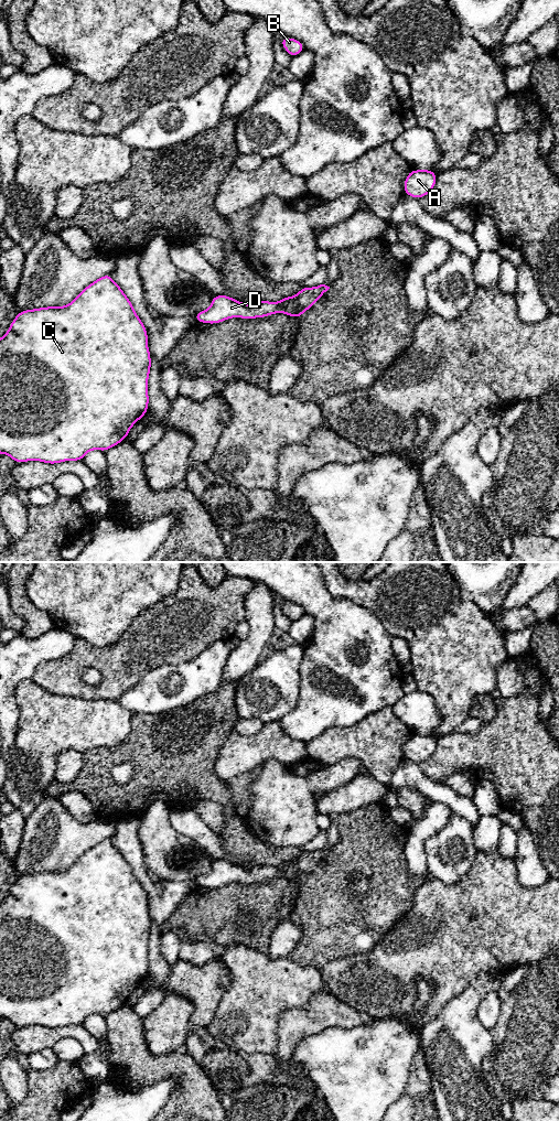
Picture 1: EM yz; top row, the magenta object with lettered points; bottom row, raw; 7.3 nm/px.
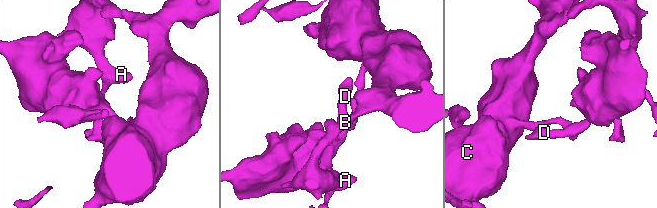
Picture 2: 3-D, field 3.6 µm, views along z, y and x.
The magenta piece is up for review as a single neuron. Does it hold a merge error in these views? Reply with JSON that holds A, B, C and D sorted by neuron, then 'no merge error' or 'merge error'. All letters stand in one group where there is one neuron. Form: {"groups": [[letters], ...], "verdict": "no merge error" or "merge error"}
{"groups": [["A", "B", "C"], ["D"]], "verdict": "merge error"}

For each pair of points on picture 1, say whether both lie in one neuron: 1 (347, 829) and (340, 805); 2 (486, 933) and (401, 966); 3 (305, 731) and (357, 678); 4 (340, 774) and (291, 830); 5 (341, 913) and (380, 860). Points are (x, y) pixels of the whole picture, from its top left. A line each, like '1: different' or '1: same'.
1: different
2: same
3: same
4: same
5: same

